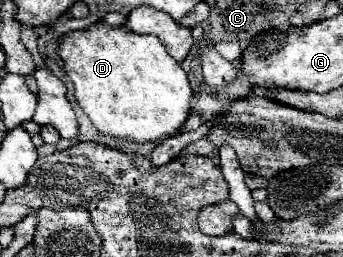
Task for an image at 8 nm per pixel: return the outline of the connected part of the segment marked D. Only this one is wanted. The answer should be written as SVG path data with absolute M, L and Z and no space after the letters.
M88 26L86 30L76 30L64 34L60 40L58 56L66 62L64 70L74 82L74 96L82 110L88 114L98 132L116 138L130 138L134 142L162 142L176 132L182 132L190 108L194 90L190 88L188 74L182 66L168 56L162 42L152 34L132 34L124 26Z

